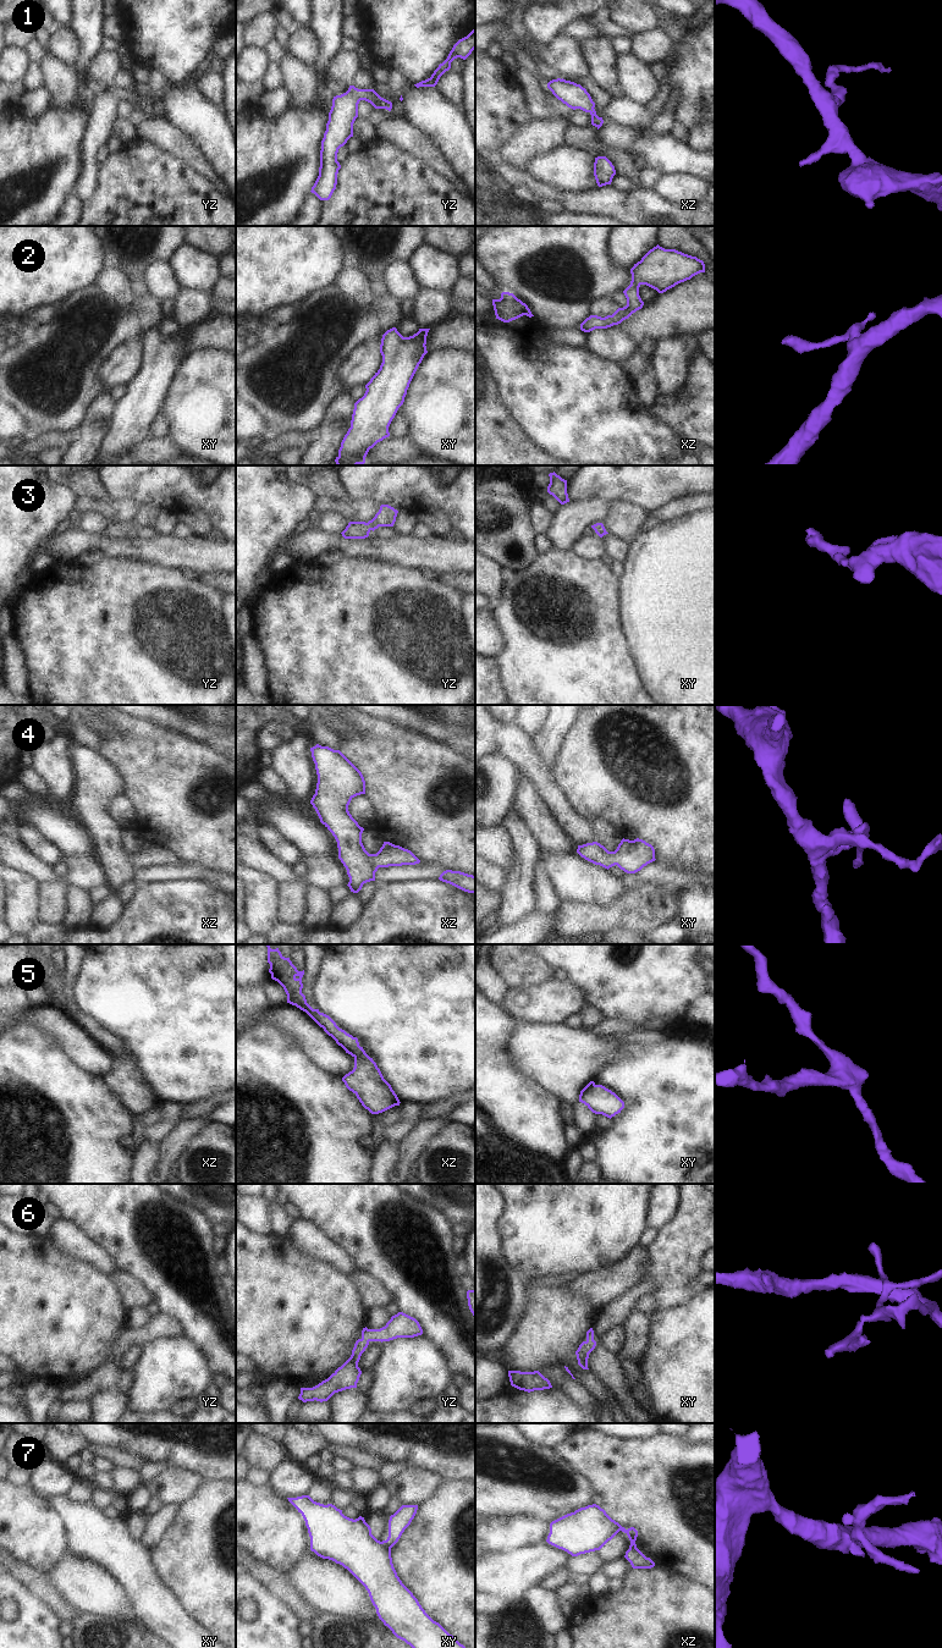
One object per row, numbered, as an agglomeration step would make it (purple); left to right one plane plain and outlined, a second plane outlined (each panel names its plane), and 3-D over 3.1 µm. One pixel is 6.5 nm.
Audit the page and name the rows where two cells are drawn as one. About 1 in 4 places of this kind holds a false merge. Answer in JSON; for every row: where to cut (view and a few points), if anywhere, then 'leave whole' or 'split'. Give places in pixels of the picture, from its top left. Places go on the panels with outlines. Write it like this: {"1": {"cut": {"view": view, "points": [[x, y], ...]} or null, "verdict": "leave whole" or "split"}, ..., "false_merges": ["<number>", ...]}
{"1": {"cut": null, "verdict": "leave whole"}, "2": {"cut": null, "verdict": "leave whole"}, "3": {"cut": null, "verdict": "leave whole"}, "4": {"cut": null, "verdict": "leave whole"}, "5": {"cut": null, "verdict": "leave whole"}, "6": {"cut": null, "verdict": "leave whole"}, "7": {"cut": {"view": "xy", "points": [[386, 1539], [391, 1547]]}, "verdict": "split"}, "false_merges": ["7"]}

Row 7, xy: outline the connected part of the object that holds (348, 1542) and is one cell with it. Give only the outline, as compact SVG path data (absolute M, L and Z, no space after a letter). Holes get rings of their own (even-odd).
M309 1495L287 1498L288 1501L302 1514L310 1537L310 1550L323 1559L329 1559L347 1569L368 1591L370 1600L376 1609L379 1619L392 1633L409 1644L412 1648L466 1648L452 1635L450 1635L439 1622L434 1621L422 1608L413 1593L402 1583L392 1564L391 1547L387 1540L378 1540L371 1534L370 1526L364 1517L353 1520L342 1514L332 1504L320 1504Z

